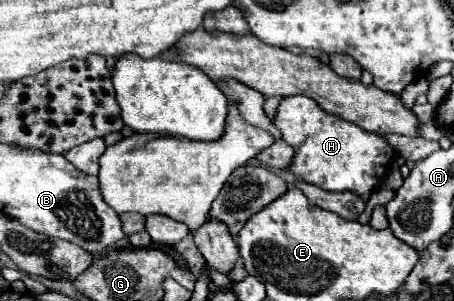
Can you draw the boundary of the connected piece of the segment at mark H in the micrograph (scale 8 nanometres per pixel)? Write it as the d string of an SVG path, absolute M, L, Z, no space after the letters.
M291 95L291 97L283 97L279 107L277 107L277 113L275 113L275 127L281 131L281 137L293 147L295 151L295 157L289 165L289 173L293 173L299 181L305 181L305 183L311 183L311 185L317 185L325 191L357 191L363 199L369 199L371 191L383 181L385 173L389 171L389 165L395 157L395 151L393 147L389 147L379 135L375 133L369 133L369 131L363 131L361 127L337 117L337 115L331 115L331 113L325 113L317 107L317 103L313 103L313 99L305 97L305 95Z

